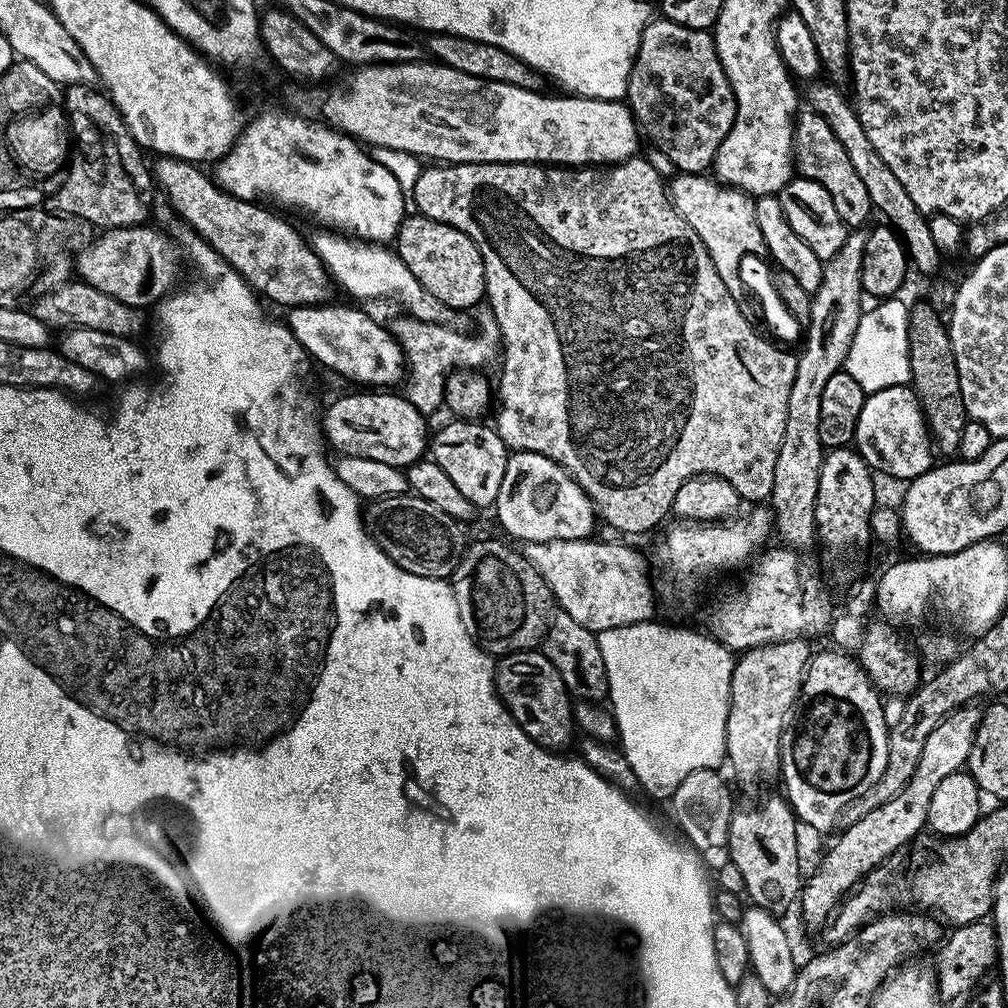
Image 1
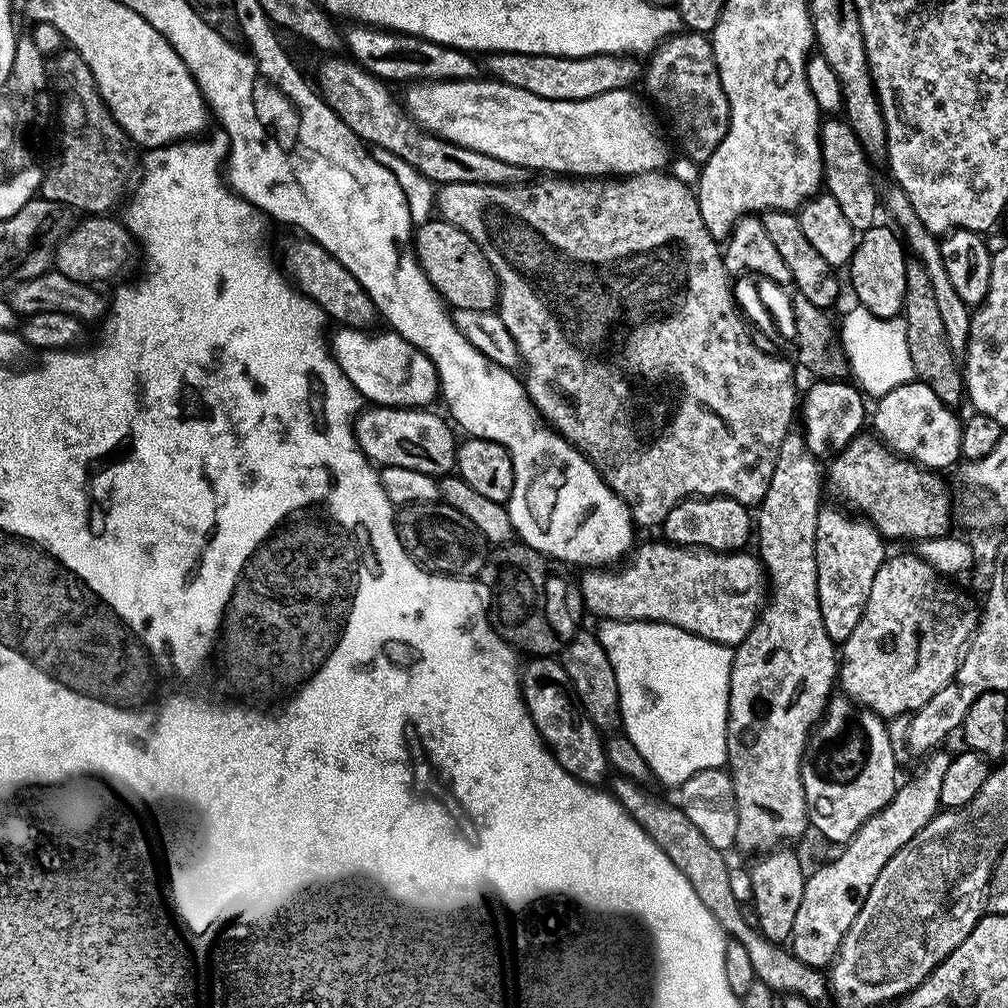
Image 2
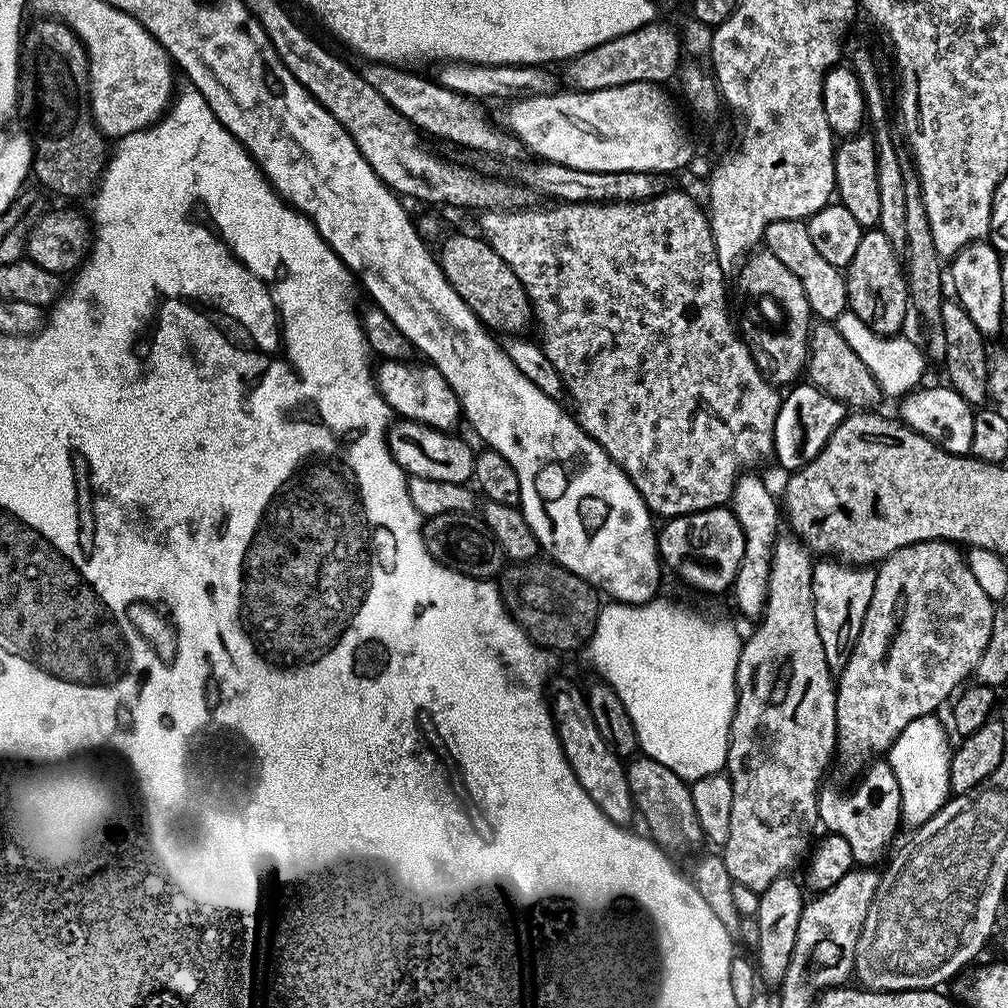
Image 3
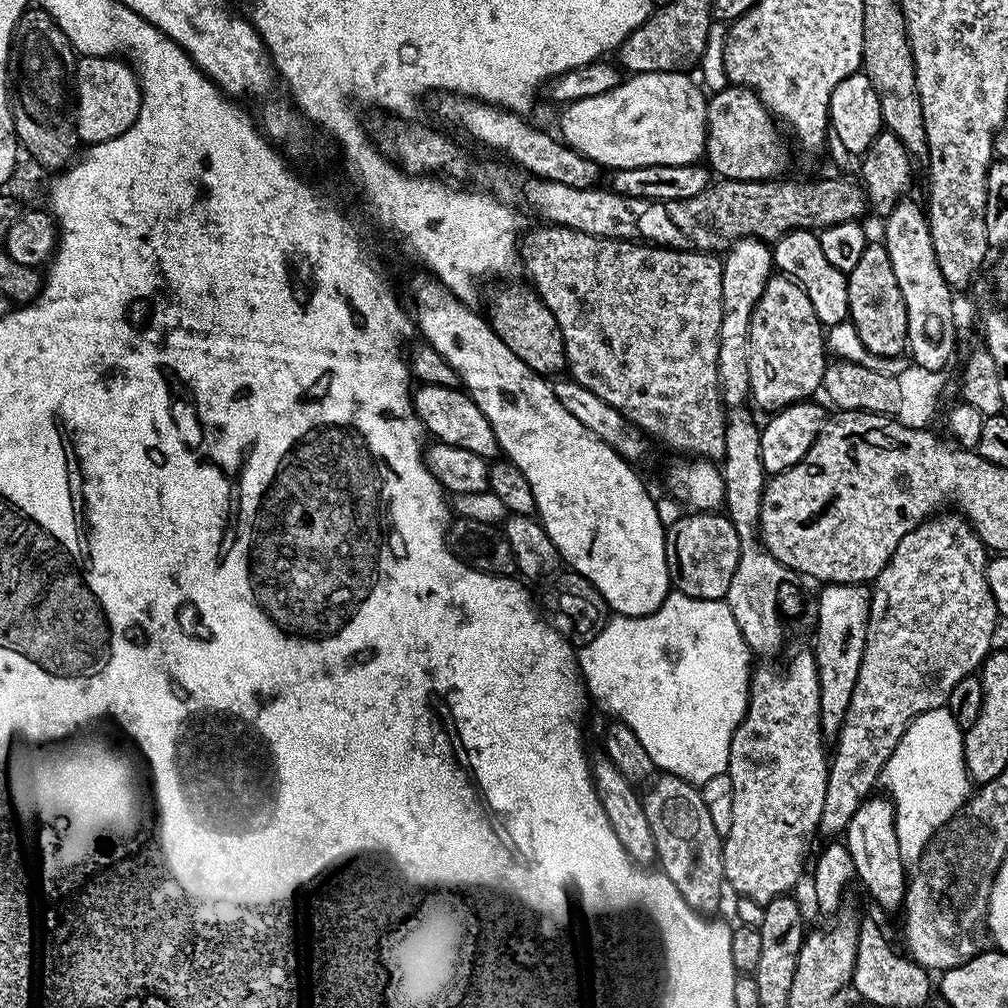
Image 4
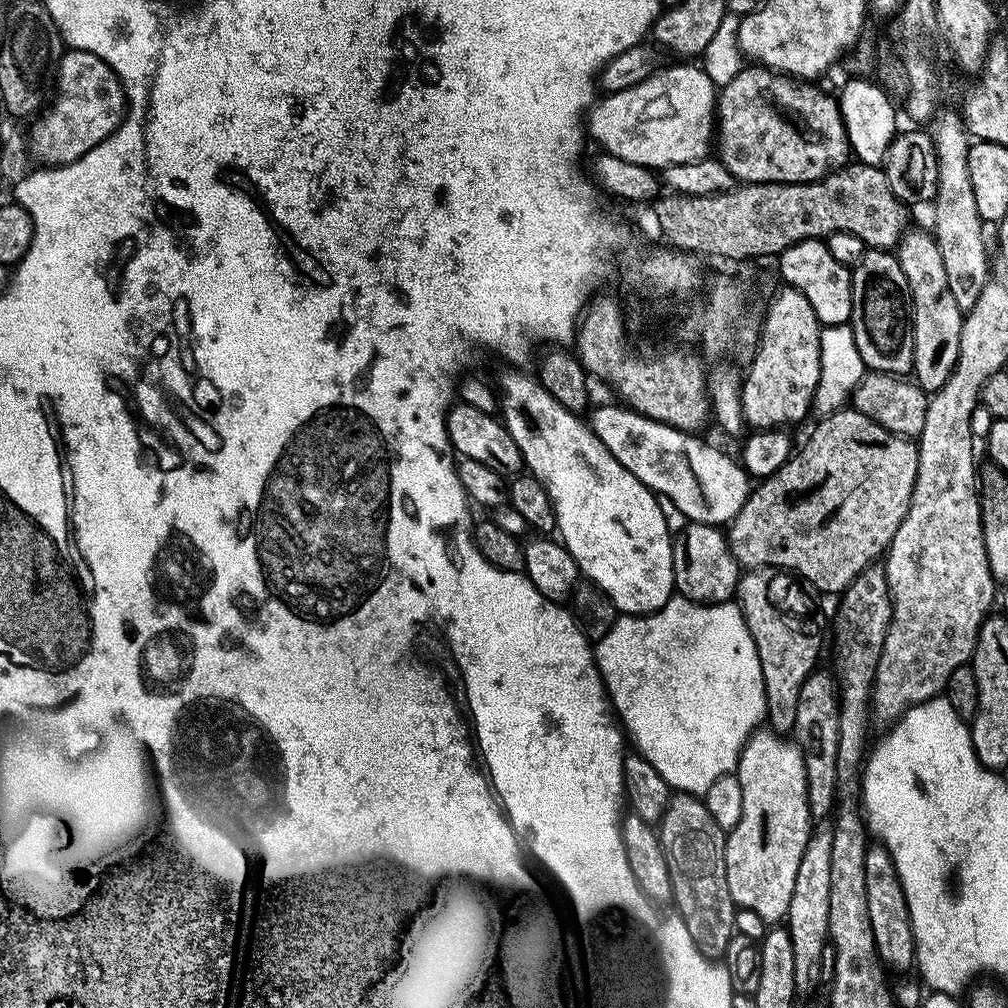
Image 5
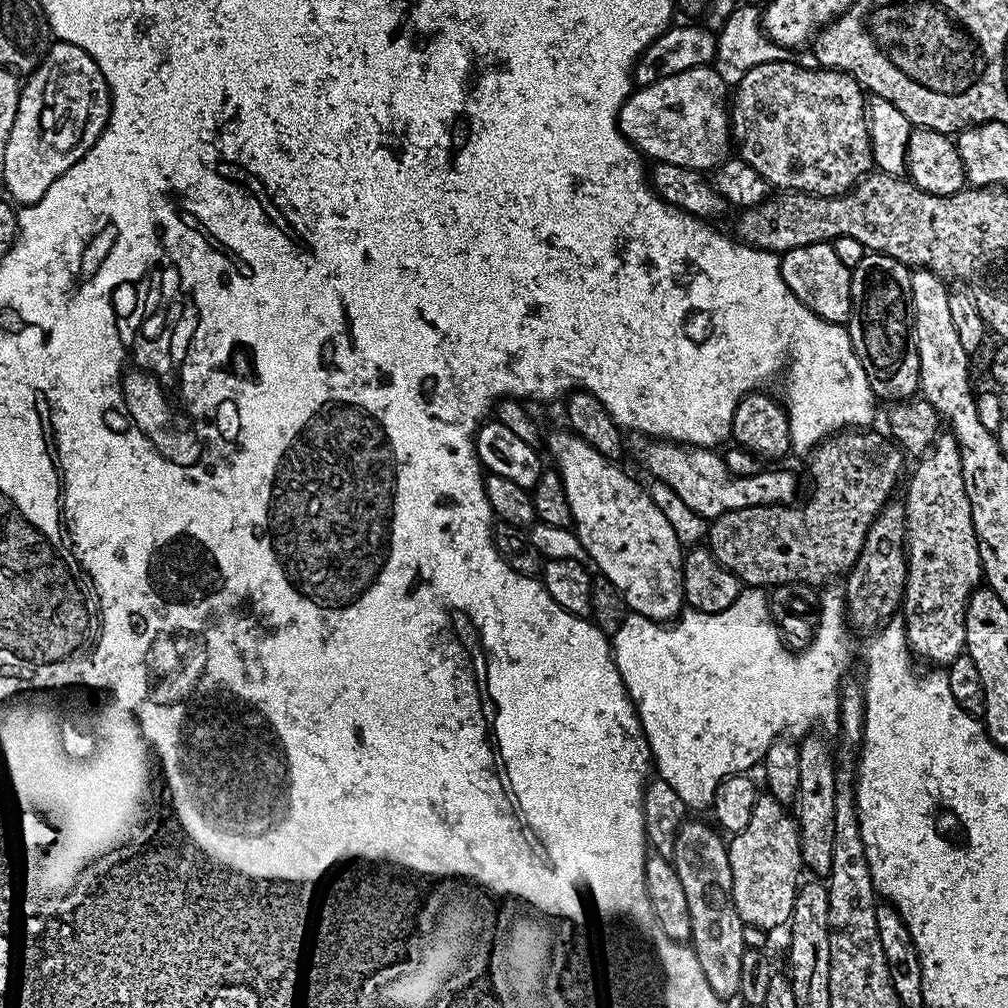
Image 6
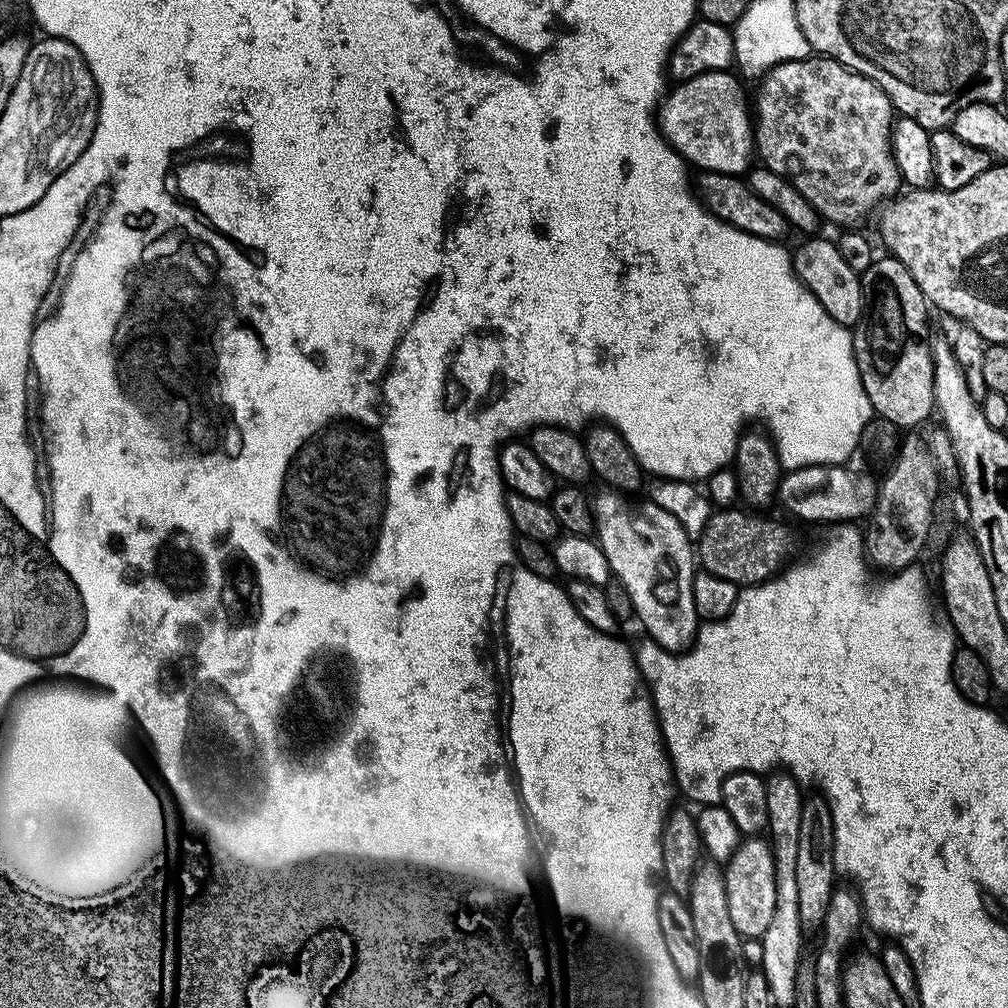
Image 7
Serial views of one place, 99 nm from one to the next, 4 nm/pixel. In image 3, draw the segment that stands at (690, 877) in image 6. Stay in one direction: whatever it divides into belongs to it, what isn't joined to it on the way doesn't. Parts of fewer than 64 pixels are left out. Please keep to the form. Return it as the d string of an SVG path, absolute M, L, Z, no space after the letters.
M640 754L629 759L626 764L630 794L636 803L639 819L644 819L647 835L659 844L665 852L688 852L702 844L702 826L698 826L698 814L694 814L692 789L689 781L678 778L674 770L654 762L654 758Z

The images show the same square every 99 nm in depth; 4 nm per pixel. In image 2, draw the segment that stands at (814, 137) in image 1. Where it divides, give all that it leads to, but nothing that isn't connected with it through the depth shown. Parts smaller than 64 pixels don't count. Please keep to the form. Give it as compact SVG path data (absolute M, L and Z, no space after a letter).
M828 118L821 123L820 149L824 163L822 184L827 195L832 196L834 202L838 202L842 215L849 220L850 226L856 229L857 233L864 232L867 228L877 227L878 188L876 192L876 180L872 177L869 158L865 155L863 146L858 142L858 138L847 120Z

